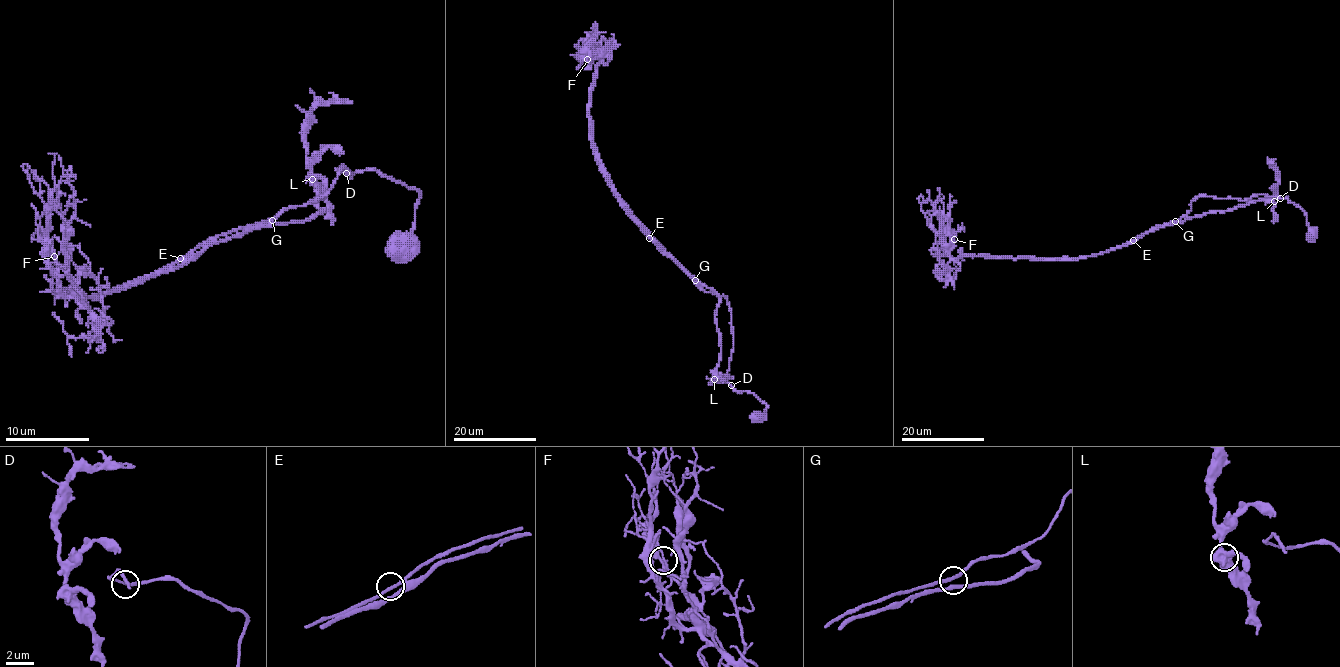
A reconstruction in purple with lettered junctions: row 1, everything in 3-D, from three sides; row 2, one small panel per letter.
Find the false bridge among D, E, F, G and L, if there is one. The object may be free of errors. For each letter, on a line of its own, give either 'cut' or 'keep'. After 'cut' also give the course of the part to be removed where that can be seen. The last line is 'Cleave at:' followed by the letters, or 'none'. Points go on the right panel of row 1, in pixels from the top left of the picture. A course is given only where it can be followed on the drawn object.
D: keep
E: keep
F: keep
G: keep
L: keep
Cleave at: none

